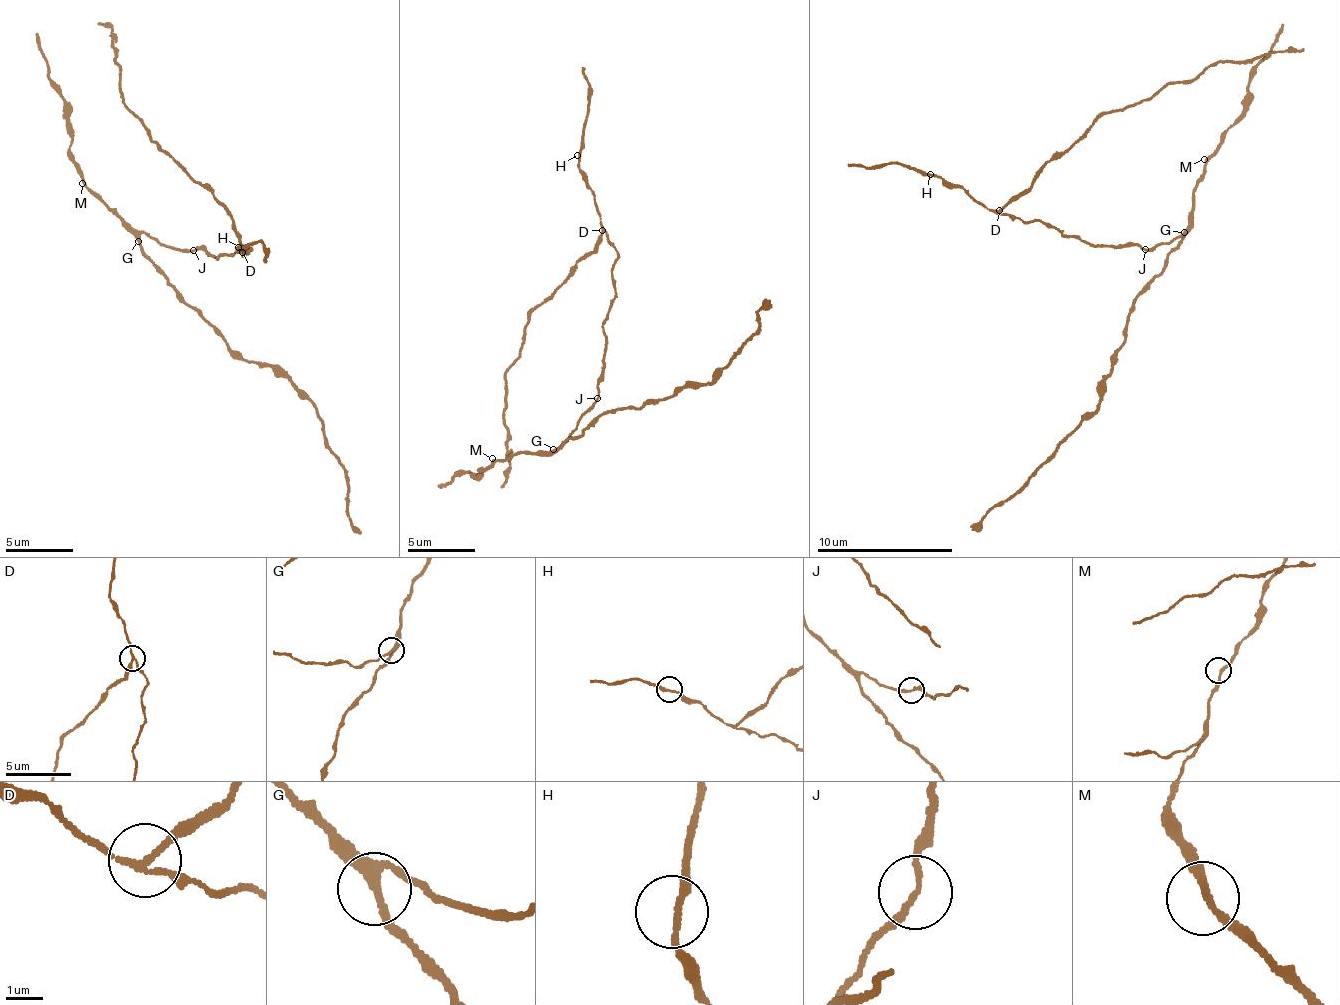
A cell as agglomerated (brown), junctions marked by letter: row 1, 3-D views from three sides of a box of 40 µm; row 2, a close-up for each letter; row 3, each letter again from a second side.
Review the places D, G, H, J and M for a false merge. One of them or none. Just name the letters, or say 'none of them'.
D

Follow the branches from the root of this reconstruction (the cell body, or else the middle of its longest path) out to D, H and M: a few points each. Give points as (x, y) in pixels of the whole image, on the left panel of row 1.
D: (209, 254), (214, 254), (217, 261), (240, 251), (238, 248), (250, 251), (241, 251)
H: (209, 254), (217, 261), (238, 248), (250, 251), (244, 257), (238, 247)
M: (209, 254), (204, 244), (191, 251), (182, 250), (145, 234), (134, 233), (82, 183)

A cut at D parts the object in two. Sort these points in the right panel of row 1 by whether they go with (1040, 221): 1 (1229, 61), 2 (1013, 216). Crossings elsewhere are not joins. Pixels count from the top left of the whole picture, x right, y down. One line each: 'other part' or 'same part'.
1: other part
2: same part

